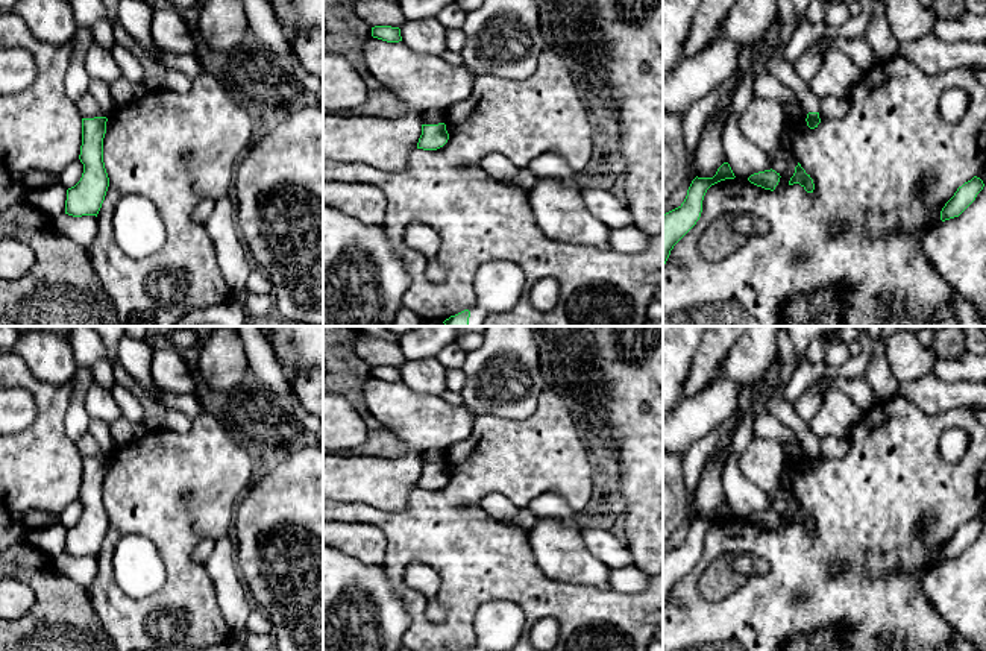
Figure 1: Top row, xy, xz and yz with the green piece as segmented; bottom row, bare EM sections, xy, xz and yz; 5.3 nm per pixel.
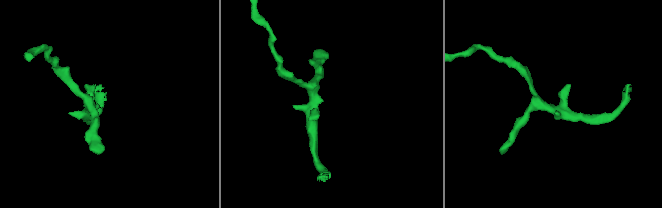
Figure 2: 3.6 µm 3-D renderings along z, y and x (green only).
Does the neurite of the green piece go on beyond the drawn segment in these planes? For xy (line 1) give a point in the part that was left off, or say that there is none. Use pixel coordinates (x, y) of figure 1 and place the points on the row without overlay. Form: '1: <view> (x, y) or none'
1: none

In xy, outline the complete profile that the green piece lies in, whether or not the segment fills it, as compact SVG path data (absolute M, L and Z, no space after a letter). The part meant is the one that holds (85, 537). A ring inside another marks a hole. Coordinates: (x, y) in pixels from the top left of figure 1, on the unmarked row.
M106 457L82 458L82 486L79 499L83 504L80 520L67 530L65 554L73 557L99 554L105 540L109 517L103 502Z

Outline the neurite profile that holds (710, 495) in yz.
M724 436L711 452L699 478L695 495L695 511L698 517L713 517L718 508L727 502L722 487L722 451L731 446L731 436Z

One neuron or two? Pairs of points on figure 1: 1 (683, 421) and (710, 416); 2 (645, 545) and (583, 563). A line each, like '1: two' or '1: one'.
1: one
2: two

